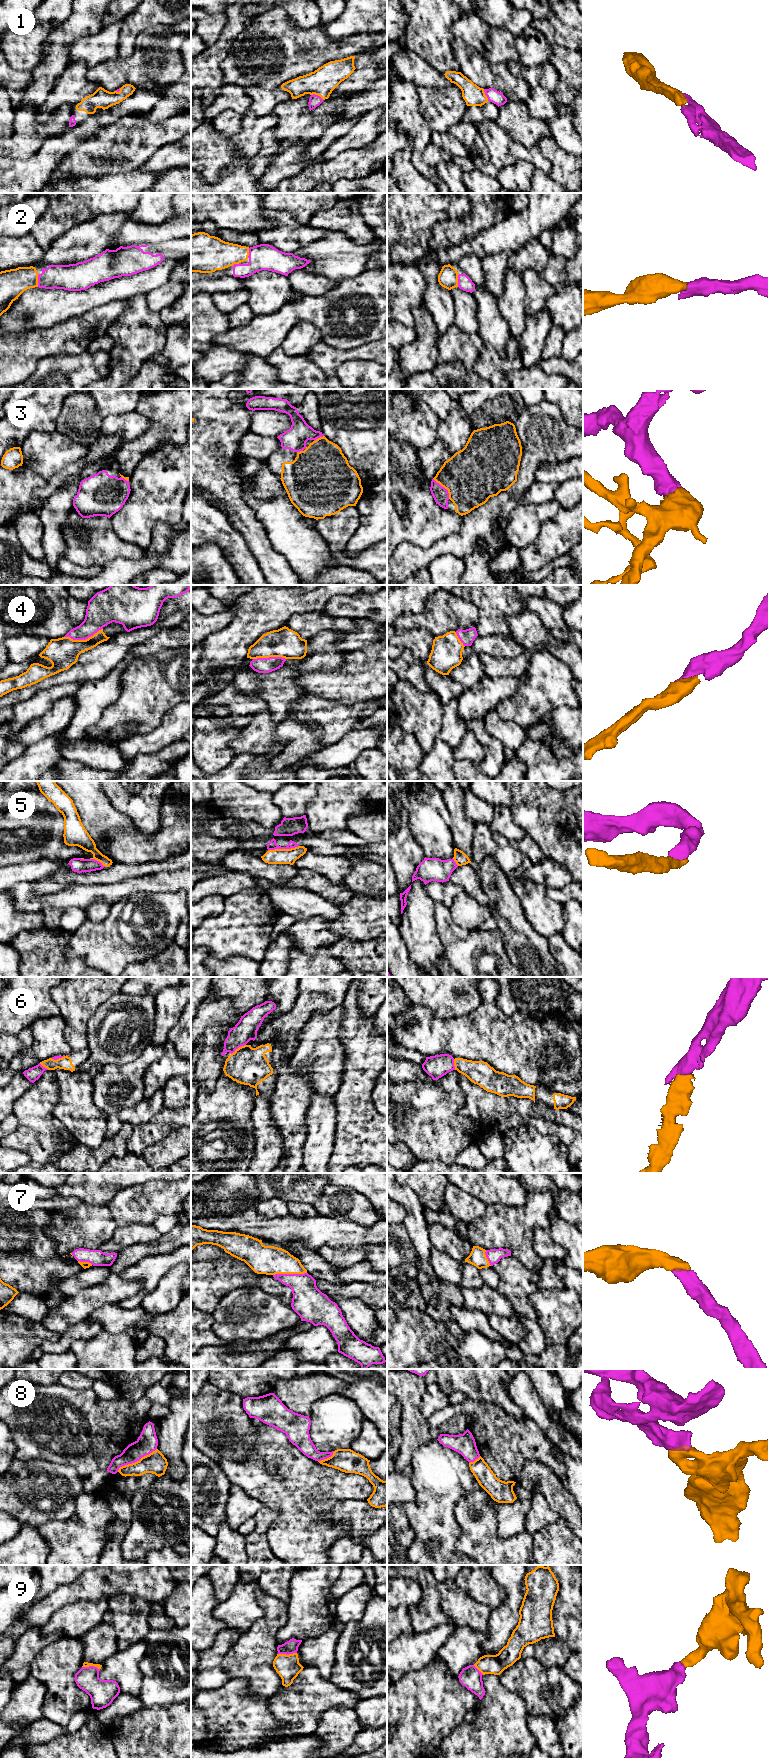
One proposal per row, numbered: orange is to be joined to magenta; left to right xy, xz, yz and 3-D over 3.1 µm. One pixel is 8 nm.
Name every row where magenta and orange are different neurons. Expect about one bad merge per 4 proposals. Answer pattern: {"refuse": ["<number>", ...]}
{"refuse": ["8"]}

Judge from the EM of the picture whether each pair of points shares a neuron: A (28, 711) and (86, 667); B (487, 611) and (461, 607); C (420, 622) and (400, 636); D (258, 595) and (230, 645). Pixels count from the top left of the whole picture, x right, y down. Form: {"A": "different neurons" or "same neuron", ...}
{"A": "different neurons", "B": "different neurons", "C": "different neurons", "D": "same neuron"}

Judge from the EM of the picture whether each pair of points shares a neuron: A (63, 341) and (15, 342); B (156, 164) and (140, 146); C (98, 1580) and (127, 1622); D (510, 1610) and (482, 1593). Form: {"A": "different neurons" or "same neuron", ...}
{"A": "same neuron", "B": "different neurons", "C": "different neurons", "D": "different neurons"}

